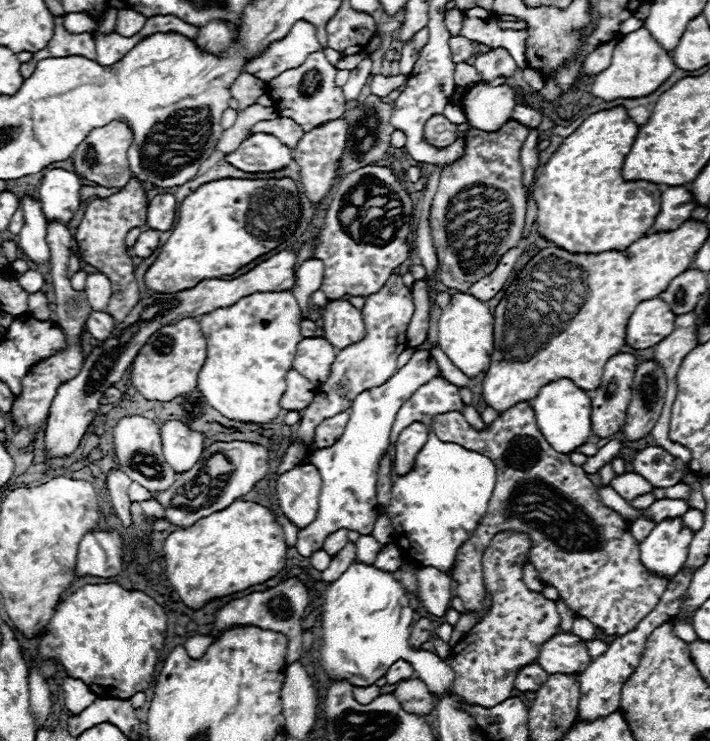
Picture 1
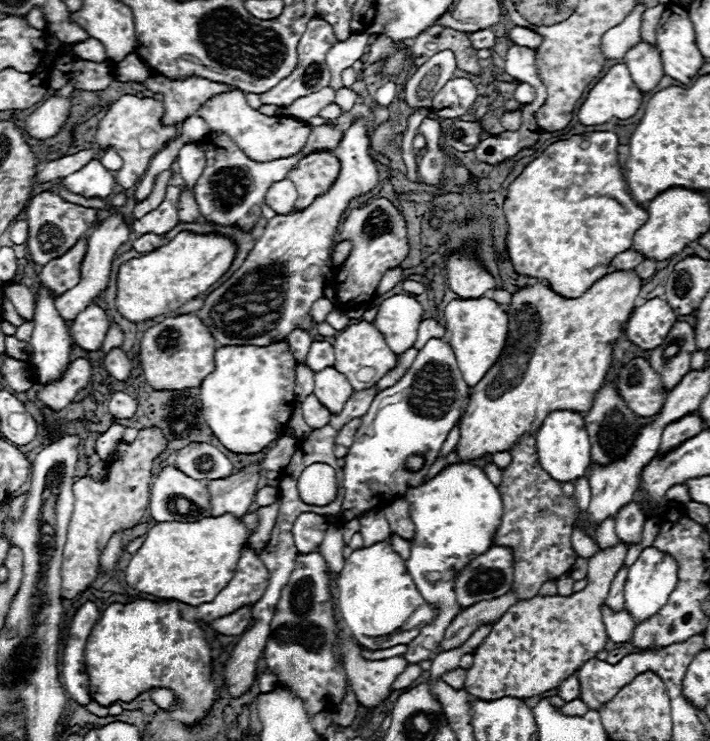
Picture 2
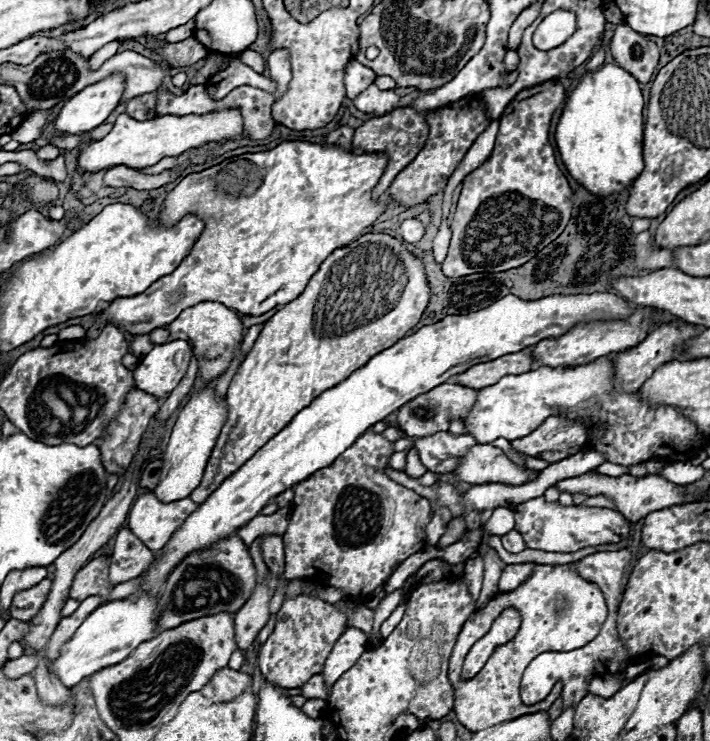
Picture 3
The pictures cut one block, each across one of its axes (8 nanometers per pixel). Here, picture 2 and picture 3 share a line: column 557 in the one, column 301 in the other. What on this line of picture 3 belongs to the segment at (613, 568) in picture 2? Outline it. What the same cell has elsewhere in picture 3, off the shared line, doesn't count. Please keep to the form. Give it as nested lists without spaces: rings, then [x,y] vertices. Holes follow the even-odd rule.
[[[292,596],[284,598],[278,614],[274,632],[260,646],[258,666],[264,678],[282,688],[302,688],[314,674],[320,674],[328,654],[332,652],[336,640],[346,632],[348,616],[340,608],[320,598]]]

